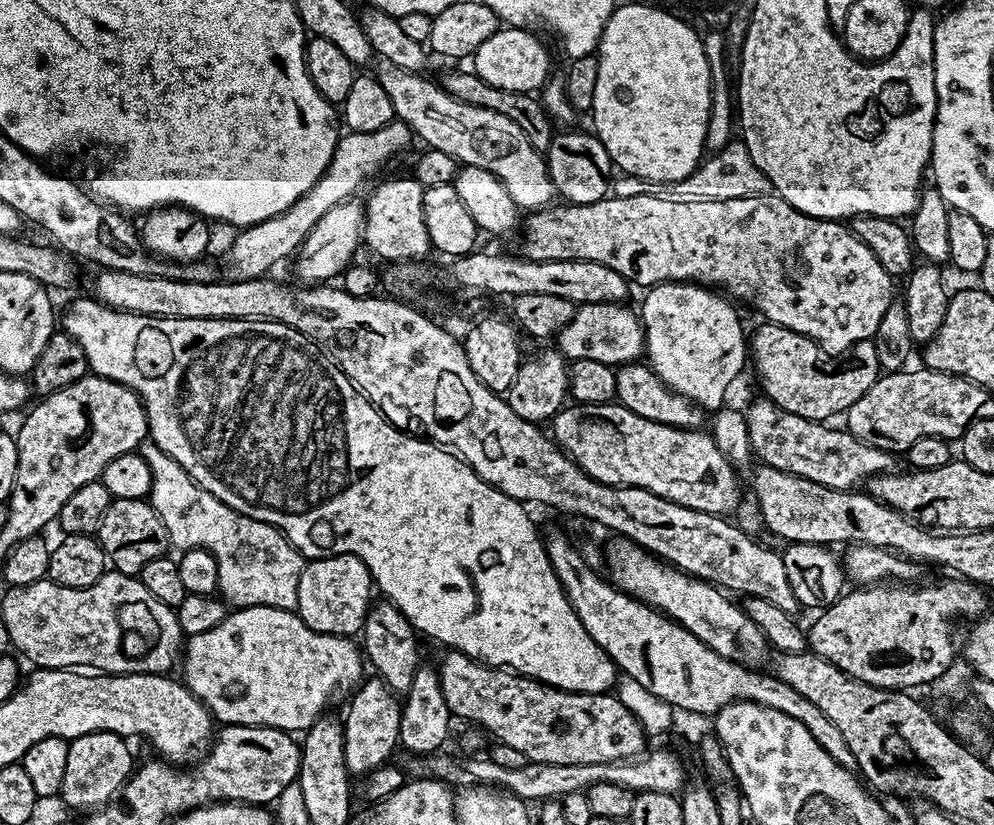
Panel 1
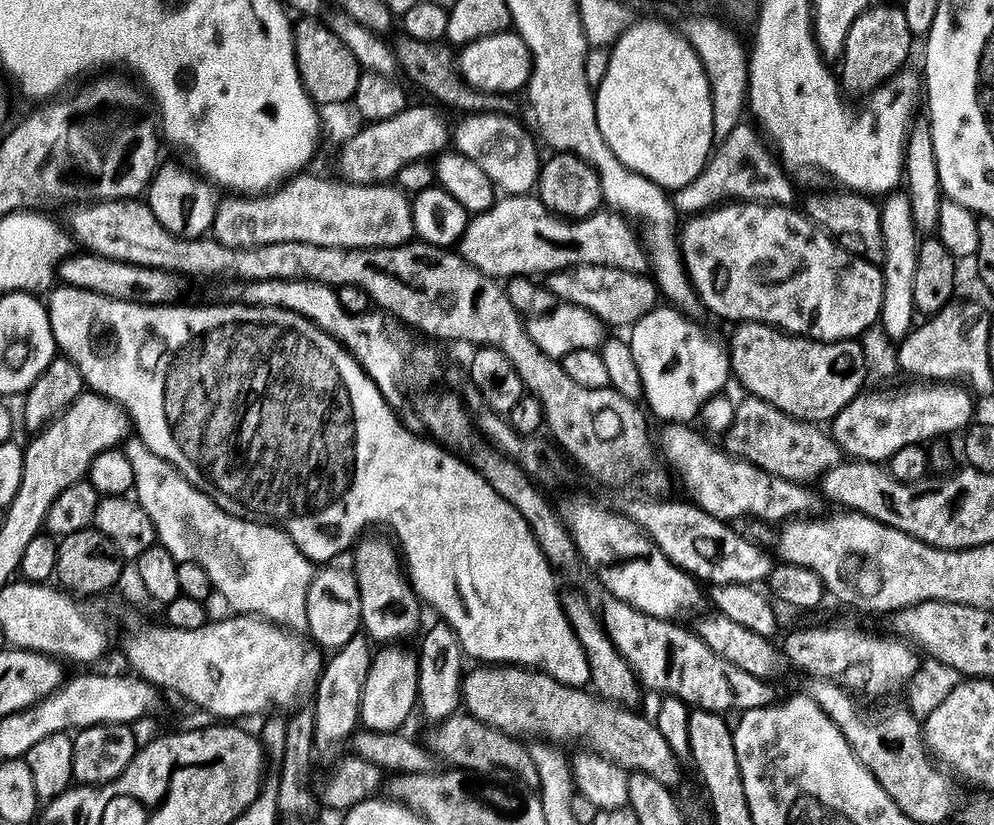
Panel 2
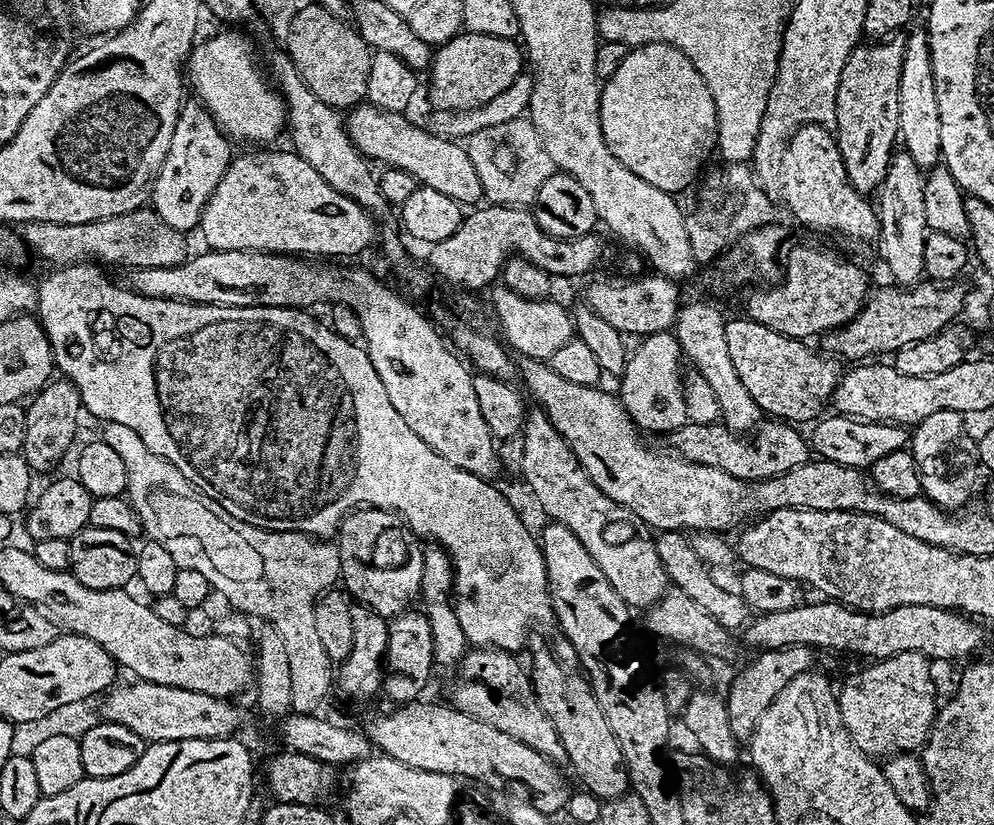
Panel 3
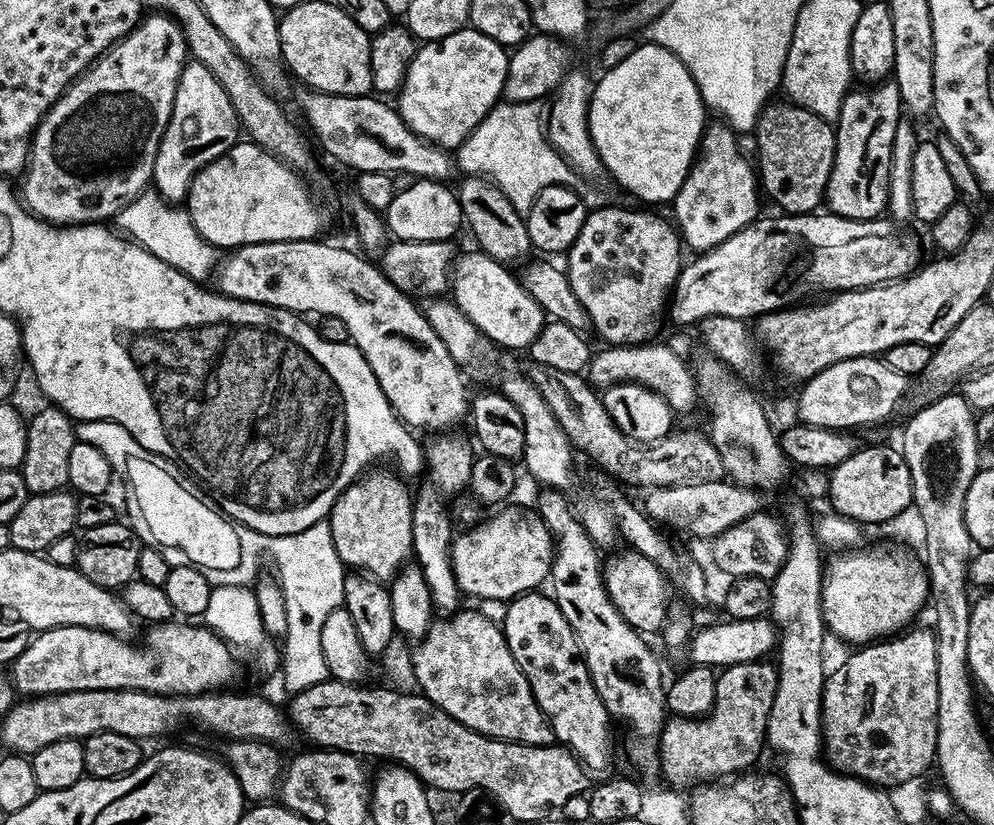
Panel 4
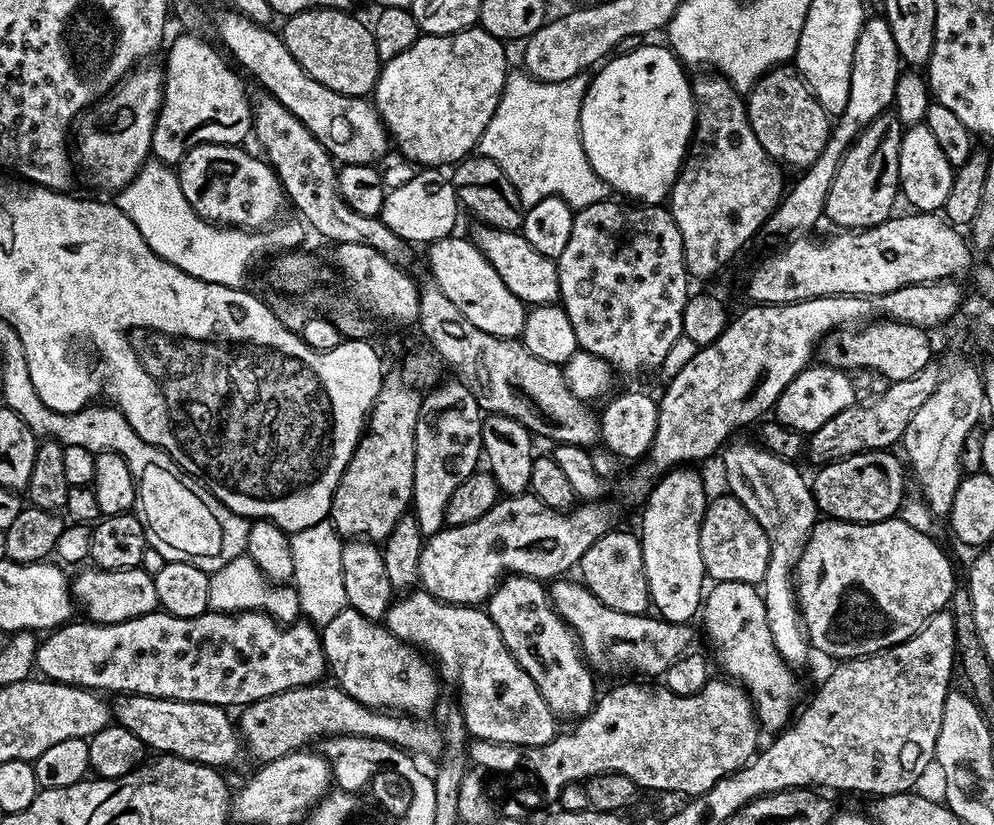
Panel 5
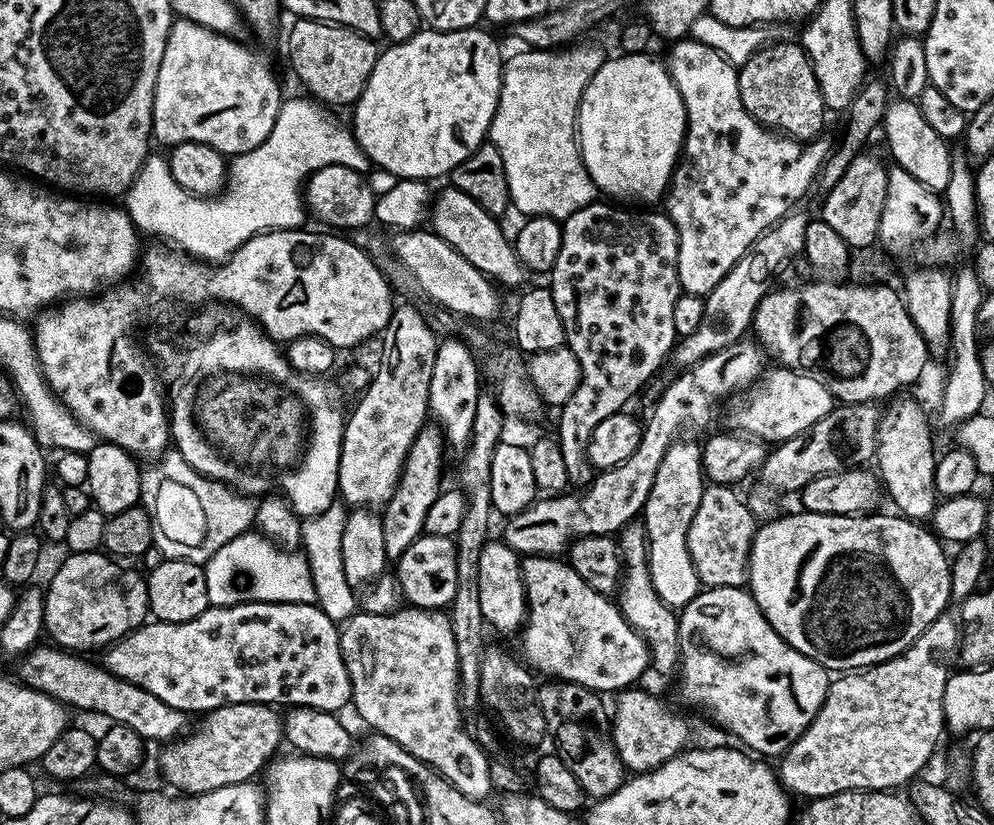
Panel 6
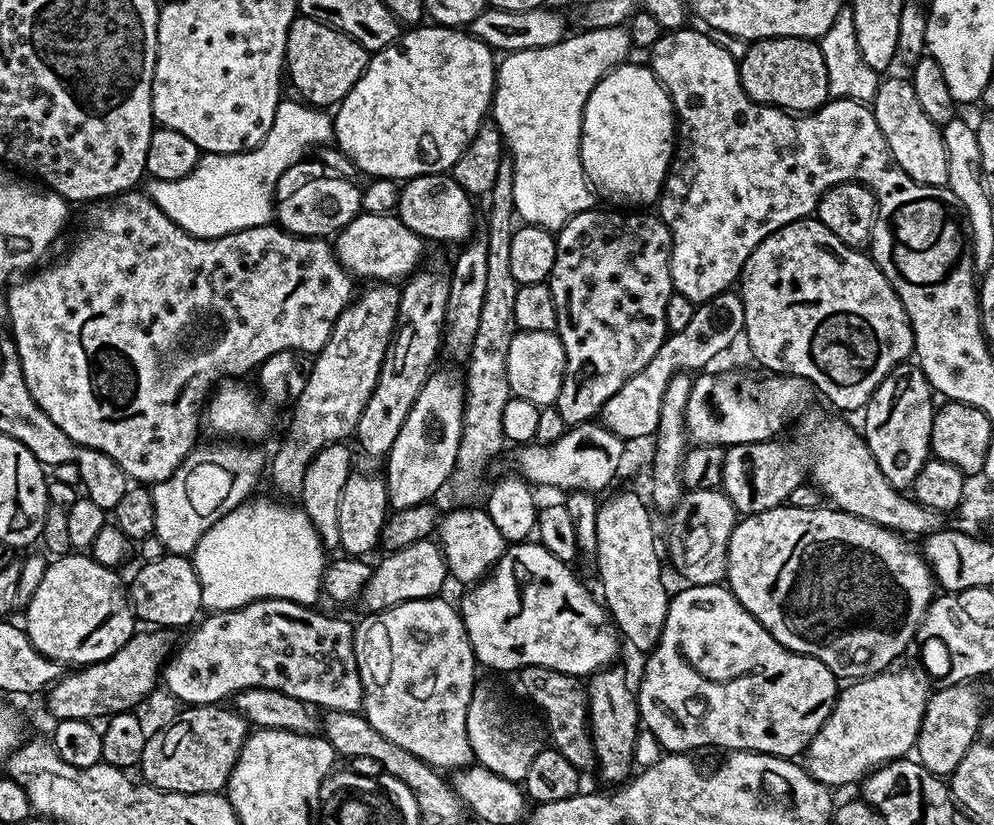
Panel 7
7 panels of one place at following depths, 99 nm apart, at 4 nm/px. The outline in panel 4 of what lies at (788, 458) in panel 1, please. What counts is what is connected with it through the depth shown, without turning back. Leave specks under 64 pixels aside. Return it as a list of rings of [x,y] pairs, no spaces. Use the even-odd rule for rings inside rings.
[[[529,363],[527,367],[528,379],[542,394],[542,398],[546,398],[546,406],[554,410],[554,418],[558,418],[558,426],[562,426],[573,449],[577,453],[585,452],[590,459],[597,460],[604,467],[601,469],[617,481],[651,490],[694,486],[698,482],[725,479],[722,454],[718,454],[711,435],[673,430],[649,444],[632,440],[629,436],[624,436],[618,426],[614,426],[614,418],[610,418],[601,393],[583,375],[550,370],[550,366],[541,364]]]

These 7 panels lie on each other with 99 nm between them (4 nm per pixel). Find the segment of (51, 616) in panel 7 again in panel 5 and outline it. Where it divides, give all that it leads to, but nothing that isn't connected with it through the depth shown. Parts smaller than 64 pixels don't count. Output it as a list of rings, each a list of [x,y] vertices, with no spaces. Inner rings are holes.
[[[95,566],[85,567],[75,577],[70,580],[72,590],[72,599],[77,605],[84,607],[84,612],[89,621],[94,624],[121,624],[130,618],[145,616],[151,612],[157,611],[158,608],[158,590],[154,590],[156,578],[149,574],[144,568],[128,568],[125,572],[122,570],[106,570]]]

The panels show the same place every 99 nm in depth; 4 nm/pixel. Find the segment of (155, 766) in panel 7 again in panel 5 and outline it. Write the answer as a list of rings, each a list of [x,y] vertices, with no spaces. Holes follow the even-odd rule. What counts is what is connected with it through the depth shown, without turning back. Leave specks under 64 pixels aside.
[[[332,682],[307,684],[301,688],[270,694],[270,698],[262,698],[247,705],[241,712],[244,713],[240,720],[238,716],[239,735],[247,755],[251,758],[253,756],[256,762],[277,760],[291,752],[307,749],[311,740],[319,742],[326,736],[378,738],[417,757],[436,758],[443,750],[443,734],[439,723],[431,724],[428,718],[371,708],[350,698],[350,694]]]

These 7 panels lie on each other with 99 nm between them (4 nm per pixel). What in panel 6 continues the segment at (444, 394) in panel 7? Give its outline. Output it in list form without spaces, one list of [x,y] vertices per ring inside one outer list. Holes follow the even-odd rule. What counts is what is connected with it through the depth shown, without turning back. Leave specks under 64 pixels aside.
[[[426,426],[416,437],[406,454],[404,469],[400,475],[398,486],[394,490],[392,497],[387,504],[383,505],[380,521],[382,522],[382,539],[386,545],[386,554],[389,561],[395,562],[400,559],[406,550],[424,532],[426,514],[430,506],[439,498],[442,491],[440,485],[440,475],[444,472],[444,433],[439,427]]]

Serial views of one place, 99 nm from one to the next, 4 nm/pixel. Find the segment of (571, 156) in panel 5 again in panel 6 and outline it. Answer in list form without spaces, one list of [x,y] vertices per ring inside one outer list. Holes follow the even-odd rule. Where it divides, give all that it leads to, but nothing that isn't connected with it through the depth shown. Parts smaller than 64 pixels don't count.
[[[579,44],[567,50],[520,50],[524,52],[509,60],[507,57],[502,64],[500,97],[487,139],[498,150],[498,154],[502,154],[511,207],[524,212],[525,217],[549,216],[563,222],[570,214],[593,203],[598,196],[596,183],[590,178],[580,157],[576,116],[580,113],[584,87],[603,66],[606,53],[596,44]]]

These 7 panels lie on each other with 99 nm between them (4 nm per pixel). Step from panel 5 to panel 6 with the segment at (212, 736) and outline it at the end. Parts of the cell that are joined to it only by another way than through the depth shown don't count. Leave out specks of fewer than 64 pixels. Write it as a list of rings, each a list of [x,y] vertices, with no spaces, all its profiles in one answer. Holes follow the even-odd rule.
[[[48,644],[37,645],[24,654],[19,661],[17,679],[27,685],[54,697],[67,707],[92,710],[104,714],[115,724],[130,726],[145,741],[158,741],[158,744],[177,739],[184,731],[187,715],[168,706],[160,698],[155,698],[144,687],[124,679],[118,679],[99,663],[92,664],[81,655],[74,655],[65,649]]]

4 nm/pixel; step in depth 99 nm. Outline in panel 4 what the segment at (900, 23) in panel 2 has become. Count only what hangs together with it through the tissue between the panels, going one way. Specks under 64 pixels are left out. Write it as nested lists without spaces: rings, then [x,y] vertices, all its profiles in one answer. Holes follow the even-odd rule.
[[[889,78],[871,86],[860,86],[849,91],[842,102],[840,119],[835,121],[836,153],[834,166],[830,170],[828,185],[824,191],[827,211],[835,216],[851,220],[874,220],[885,215],[888,206],[888,187],[890,186],[891,151],[894,145],[894,132],[902,117],[904,103],[895,79]]]

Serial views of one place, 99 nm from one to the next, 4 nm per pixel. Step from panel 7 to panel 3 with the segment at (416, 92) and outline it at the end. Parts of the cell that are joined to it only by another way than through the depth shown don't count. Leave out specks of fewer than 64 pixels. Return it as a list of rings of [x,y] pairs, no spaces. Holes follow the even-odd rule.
[[[461,31],[459,36],[450,38],[445,44],[435,49],[431,65],[432,89],[428,96],[432,99],[433,109],[442,109],[450,112],[465,112],[471,108],[482,106],[490,102],[490,98],[502,94],[514,78],[521,75],[520,60],[522,64],[522,48],[516,40],[506,38],[494,38],[490,34],[474,34],[473,32]]]

